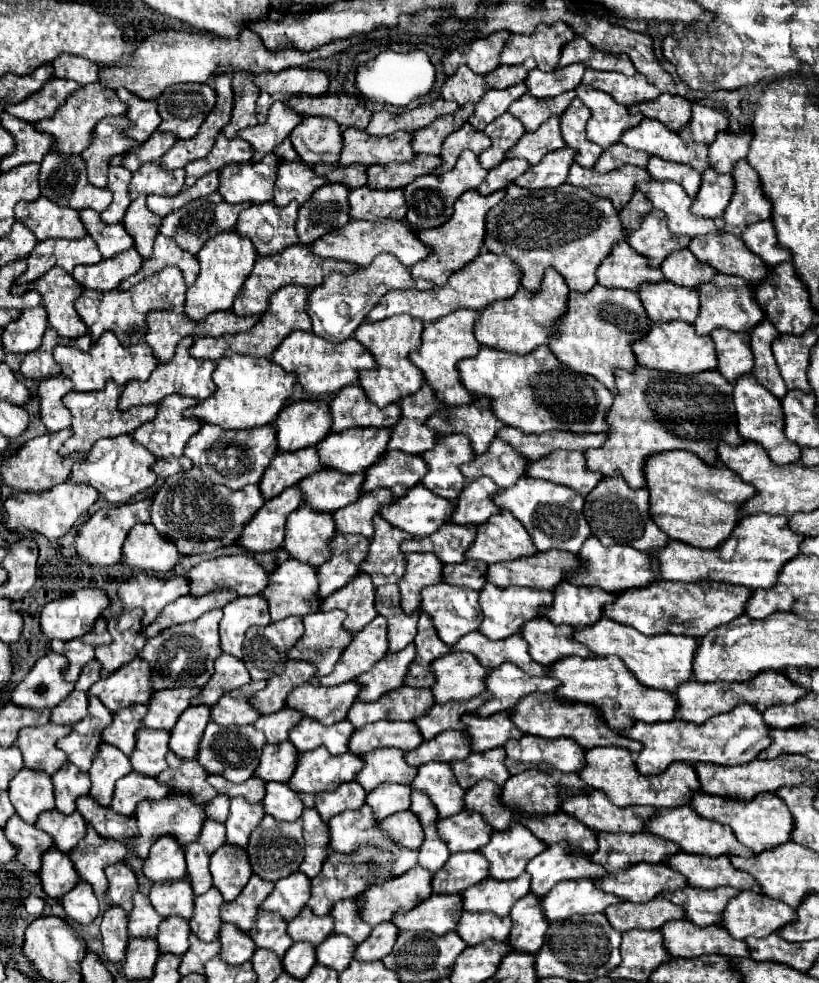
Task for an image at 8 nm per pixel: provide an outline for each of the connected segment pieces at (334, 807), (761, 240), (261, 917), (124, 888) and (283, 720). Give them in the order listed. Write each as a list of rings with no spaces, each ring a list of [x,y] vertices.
[[[346,782],[340,784],[334,792],[322,792],[316,796],[314,808],[322,816],[324,822],[328,822],[332,816],[336,816],[342,810],[358,810],[364,806],[366,792],[358,782]]]
[[[760,220],[756,224],[748,224],[742,232],[742,242],[750,252],[760,256],[768,266],[782,264],[790,260],[790,252],[784,250],[778,240],[770,220]]]
[[[262,910],[256,914],[254,928],[248,930],[248,936],[258,948],[272,950],[280,958],[292,946],[290,936],[286,936],[286,920],[282,920],[280,916],[270,916],[270,912]]]
[[[118,862],[106,868],[106,878],[108,878],[106,896],[110,898],[112,906],[120,906],[128,914],[132,908],[132,896],[138,890],[134,872],[126,864]]]
[[[282,708],[274,714],[264,714],[254,722],[254,728],[264,732],[268,742],[284,742],[288,740],[288,730],[298,724],[302,716],[298,716],[298,712],[294,712],[292,708]]]

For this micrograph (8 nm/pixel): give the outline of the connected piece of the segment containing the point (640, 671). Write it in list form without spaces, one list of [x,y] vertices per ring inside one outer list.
[[[600,618],[592,626],[576,628],[574,636],[580,644],[588,646],[588,650],[594,656],[618,656],[626,668],[636,676],[638,682],[646,684],[648,688],[658,688],[658,690],[668,690],[674,692],[678,684],[690,680],[692,672],[692,658],[694,658],[694,648],[698,642],[688,636],[674,636],[674,634],[662,634],[662,636],[642,636],[642,632],[634,628],[626,628],[622,624],[614,624],[612,620]]]

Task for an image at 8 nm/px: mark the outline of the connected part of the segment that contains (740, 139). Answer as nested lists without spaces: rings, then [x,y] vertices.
[[[720,132],[716,140],[708,146],[710,154],[710,168],[714,168],[718,174],[732,172],[734,162],[746,158],[748,154],[748,144],[752,136],[750,134],[728,134]]]

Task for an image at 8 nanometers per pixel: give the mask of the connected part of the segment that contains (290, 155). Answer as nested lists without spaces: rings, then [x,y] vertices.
[[[288,138],[276,147],[274,154],[282,161],[291,161],[298,158],[298,154],[294,150],[292,144],[290,144],[290,140],[288,140]]]

